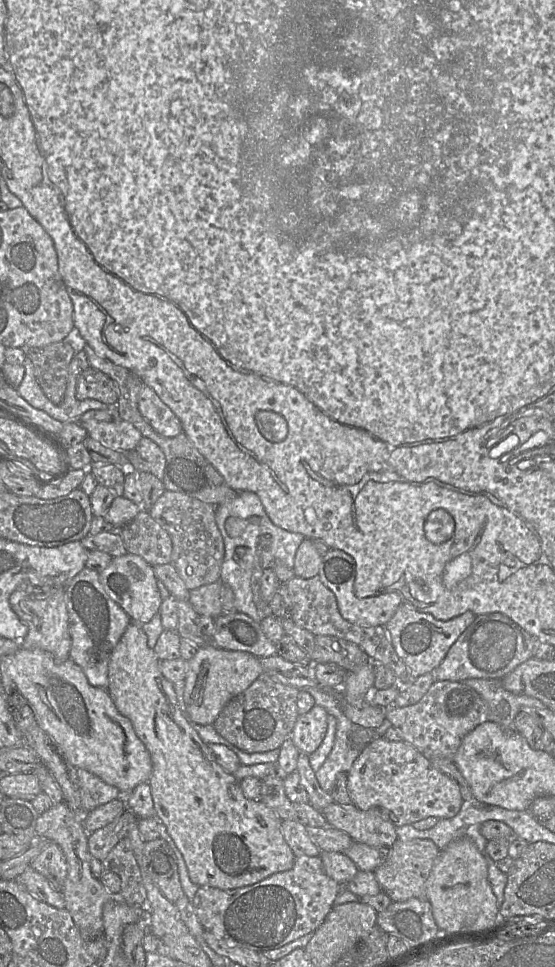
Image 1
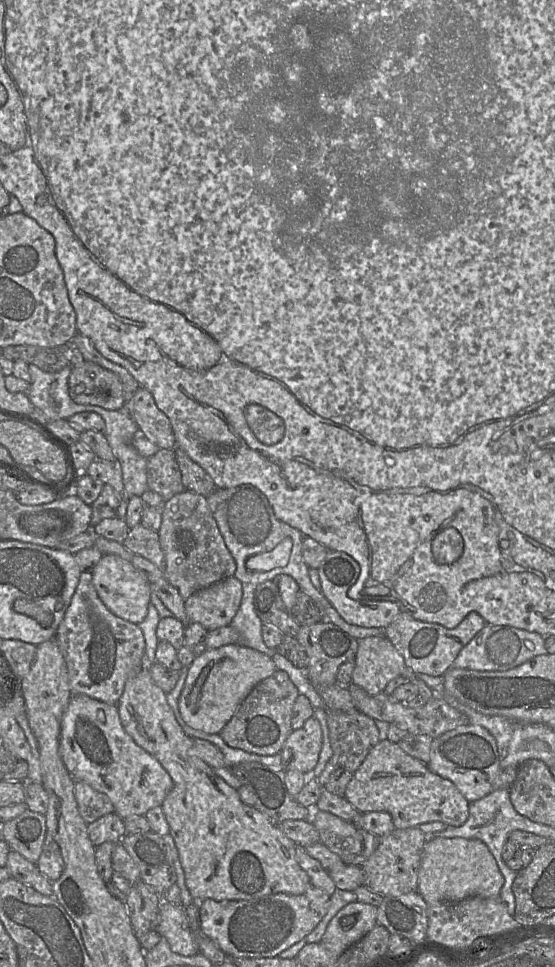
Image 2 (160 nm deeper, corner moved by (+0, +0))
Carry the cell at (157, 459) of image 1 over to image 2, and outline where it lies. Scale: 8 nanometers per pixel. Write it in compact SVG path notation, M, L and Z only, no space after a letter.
M161 448L147 458L147 483L165 501L186 490L174 449Z

